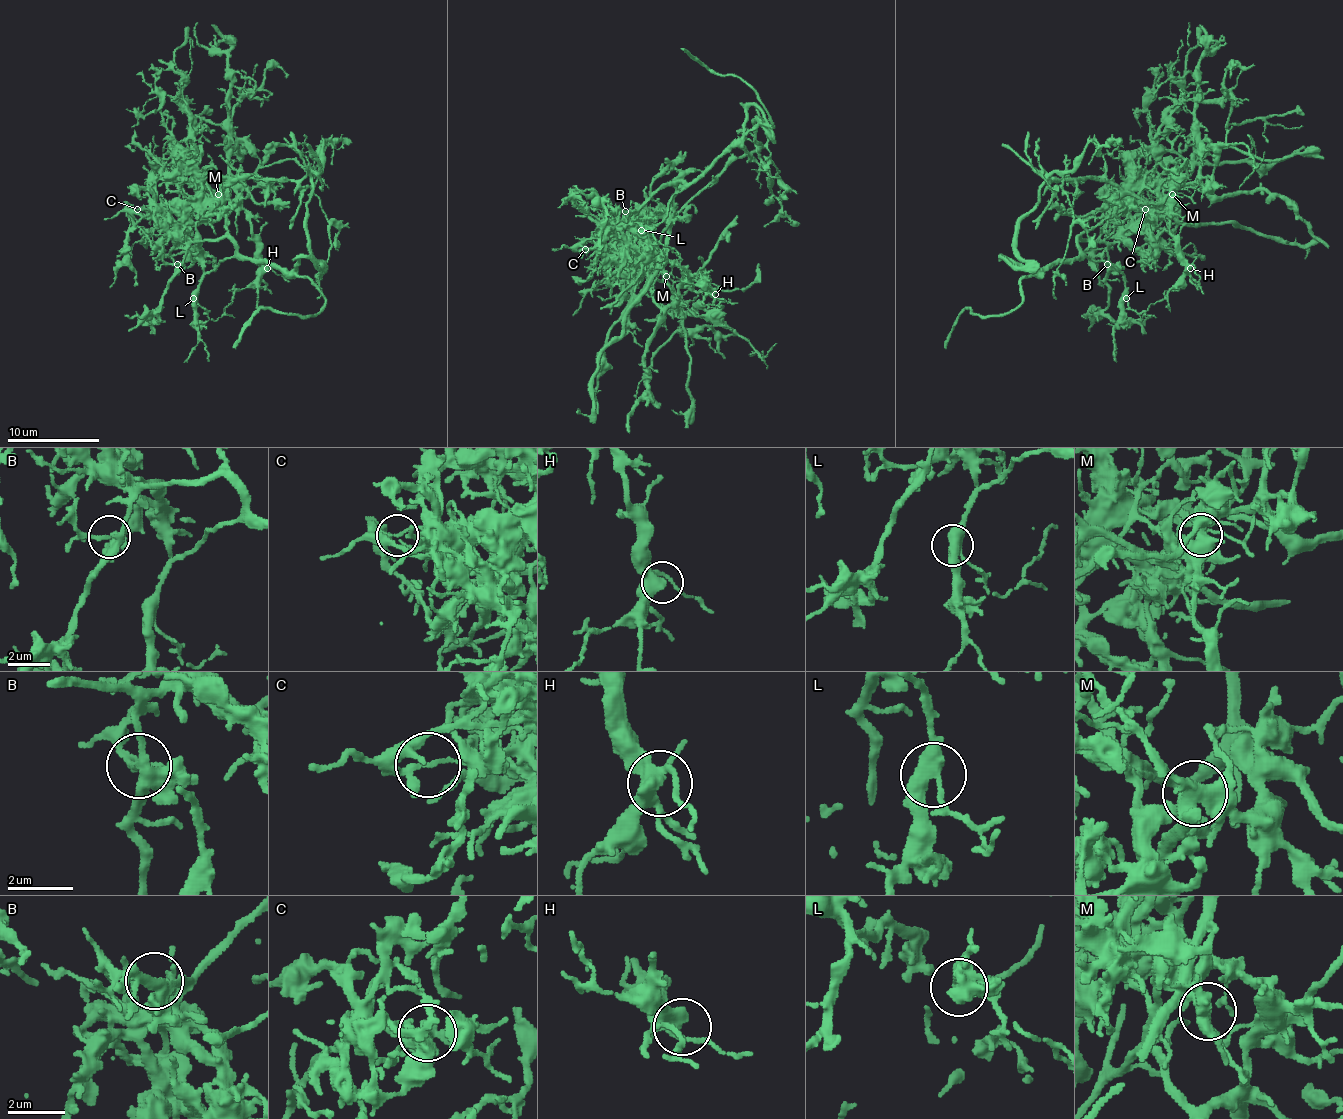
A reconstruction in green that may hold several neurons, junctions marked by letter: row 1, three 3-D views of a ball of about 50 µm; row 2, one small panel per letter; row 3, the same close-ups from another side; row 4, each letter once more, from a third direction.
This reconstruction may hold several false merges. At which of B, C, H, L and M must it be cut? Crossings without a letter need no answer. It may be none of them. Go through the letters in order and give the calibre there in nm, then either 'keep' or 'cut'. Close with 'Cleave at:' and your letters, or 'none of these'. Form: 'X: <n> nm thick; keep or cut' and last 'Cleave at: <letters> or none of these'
B: 180 nm thick; keep
C: 160 nm thick; cut
H: 380 nm thick; keep
L: 400 nm thick; keep
M: 300 nm thick; cut
Cleave at: C, M

